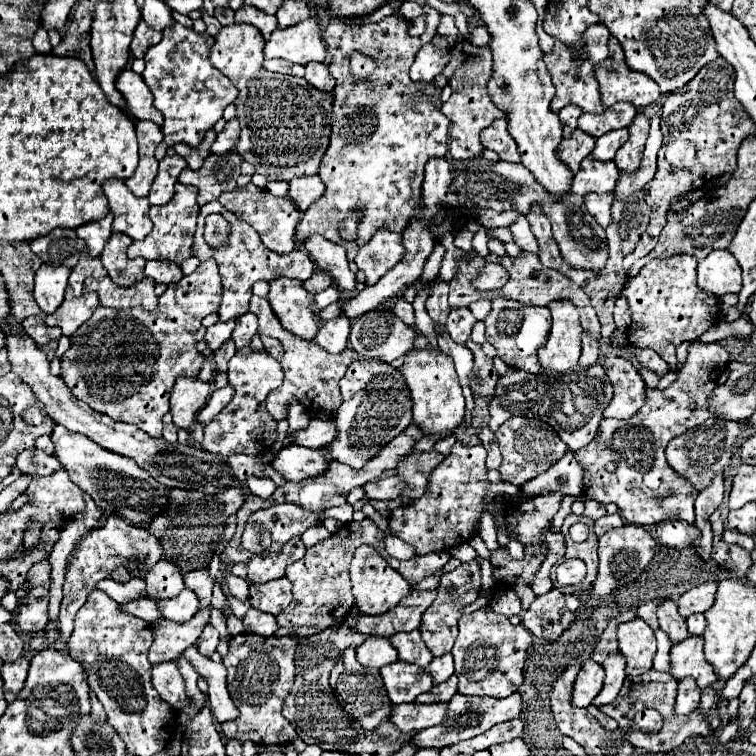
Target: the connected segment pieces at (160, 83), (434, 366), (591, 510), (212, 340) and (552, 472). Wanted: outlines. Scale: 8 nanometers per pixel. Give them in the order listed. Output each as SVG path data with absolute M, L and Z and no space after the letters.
M181 24L163 30L163 40L147 50L145 54L145 70L143 80L149 86L155 108L163 114L165 124L161 126L167 146L183 142L187 146L199 146L205 132L213 128L213 124L221 118L225 106L229 106L237 98L237 88L231 84L227 76L223 76L209 62L209 52L213 46L213 38L203 32L195 32L193 28L185 28Z
M431 348L427 350L411 350L407 352L405 364L401 366L401 374L411 390L413 400L413 424L425 434L447 434L457 430L465 422L465 398L453 368L453 360L443 356Z
M587 500L585 502L585 512L583 512L587 518L591 520L597 520L601 516L605 516L605 506L601 502L595 502L595 500Z
M227 320L227 322L217 322L213 326L207 328L207 334L205 334L205 340L209 344L211 350L217 350L225 340L231 338L231 332L235 328L235 320Z
M567 452L547 472L525 482L521 486L521 492L525 496L539 496L539 494L551 494L551 492L561 492L563 496L579 496L583 492L581 474L583 474L581 466L573 458L573 454Z

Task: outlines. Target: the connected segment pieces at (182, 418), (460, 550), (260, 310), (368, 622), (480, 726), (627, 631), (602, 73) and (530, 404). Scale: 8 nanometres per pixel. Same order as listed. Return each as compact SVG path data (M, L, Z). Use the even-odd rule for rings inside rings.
M177 378L171 390L171 414L179 428L189 430L195 416L205 408L211 394L211 384L199 378Z
M463 542L461 546L455 546L453 550L449 550L449 554L455 556L455 558L459 558L461 562L469 562L469 560L477 558L477 550L469 542Z
M253 296L251 298L251 304L249 304L249 312L253 312L259 318L259 334L267 334L267 336L273 336L273 338L281 340L283 342L283 348L285 348L285 354L283 354L283 360L281 360L281 366L283 366L283 372L285 372L285 380L283 380L283 384L279 388L275 388L275 390L271 390L267 394L267 400L265 402L267 402L269 414L275 420L287 418L289 404L293 400L301 402L309 414L311 412L317 412L317 410L327 412L327 414L337 414L337 410L341 406L339 380L345 376L345 370L349 368L349 364L355 358L353 350L345 348L339 354L329 354L321 346L317 346L313 340L303 340L303 338L291 334L289 330L285 330L281 326L281 322L273 314L267 298Z
M411 590L393 610L381 616L359 614L359 618L353 624L353 630L375 636L393 636L397 632L411 632L419 628L421 616L427 610L427 606L433 602L435 594L437 594L435 590L433 592Z
M513 692L511 696L507 698L493 698L493 696L461 696L461 694L455 694L451 700L449 700L449 712L447 712L447 720L441 722L439 726L431 726L427 730L421 730L415 734L413 742L419 746L419 748L427 748L427 746L433 746L433 748L445 748L445 746L451 746L451 744L457 744L461 740L469 740L485 730L489 730L491 726L499 724L499 722L505 722L505 720L511 720L511 718L519 718L521 714L521 694L519 692Z
M633 618L617 626L619 652L625 658L627 676L639 676L651 670L655 656L655 634L647 622Z
M609 38L609 58L601 66L595 66L595 78L605 108L615 102L631 102L641 108L653 104L661 96L653 78L629 70L623 48L615 38Z
M595 364L589 370L577 370L569 374L545 374L545 372L529 374L511 368L497 382L493 404L489 404L491 412L489 426L495 432L505 420L513 416L537 418L549 422L557 430L561 440L569 446L569 450L579 450L593 440L599 422L603 418L603 410L609 406L611 398L613 398L613 384L601 364Z

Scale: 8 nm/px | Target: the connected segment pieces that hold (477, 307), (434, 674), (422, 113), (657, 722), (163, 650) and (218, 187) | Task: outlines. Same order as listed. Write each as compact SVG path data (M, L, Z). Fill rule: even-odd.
M481 298L481 300L473 302L473 304L469 306L469 310L473 312L473 316L475 316L477 320L483 320L483 318L487 316L487 312L489 312L489 306L491 306L491 302L489 302L487 298Z
M447 652L433 658L429 664L429 674L435 682L445 682L453 674L453 654Z
M387 16L377 24L367 26L347 26L341 22L331 22L323 34L327 42L327 50L331 54L329 58L329 72L335 76L335 102L333 112L335 118L331 122L331 142L329 150L321 162L319 176L323 184L327 186L325 194L315 200L301 216L297 226L297 242L305 242L313 234L321 234L327 240L341 244L347 250L349 262L353 262L357 254L357 246L365 244L373 232L381 226L389 226L393 230L403 230L407 226L409 212L417 204L417 198L421 198L421 182L423 182L423 168L425 162L431 156L445 156L447 154L447 134L449 134L449 118L441 112L441 90L433 84L421 84L413 82L409 78L409 68L413 64L415 54L421 48L419 38L413 38L407 34L409 24L397 22L397 18ZM359 50L363 54L369 54L377 60L377 70L365 78L365 82L355 82L349 74L349 52ZM359 214L359 238L357 242L347 242L339 236L339 222L349 216Z
M643 710L641 714L635 716L633 720L633 728L639 730L649 730L649 732L657 732L661 728L661 716L655 710Z
M211 606L199 610L195 618L183 624L169 622L169 620L159 620L157 624L153 624L155 640L149 650L149 662L157 664L169 658L177 658L187 646L195 644L209 622L209 612L211 612Z
M237 152L209 154L199 170L185 168L179 176L179 182L199 188L197 202L203 206L217 200L221 192L237 188L235 180L239 178L239 164L241 156Z

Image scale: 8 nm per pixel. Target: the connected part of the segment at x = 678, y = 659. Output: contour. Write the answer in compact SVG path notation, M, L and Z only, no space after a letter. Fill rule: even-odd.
M689 636L683 642L671 646L671 668L669 674L675 680L683 680L687 676L695 678L699 688L707 688L717 680L713 666L703 656L703 638Z

